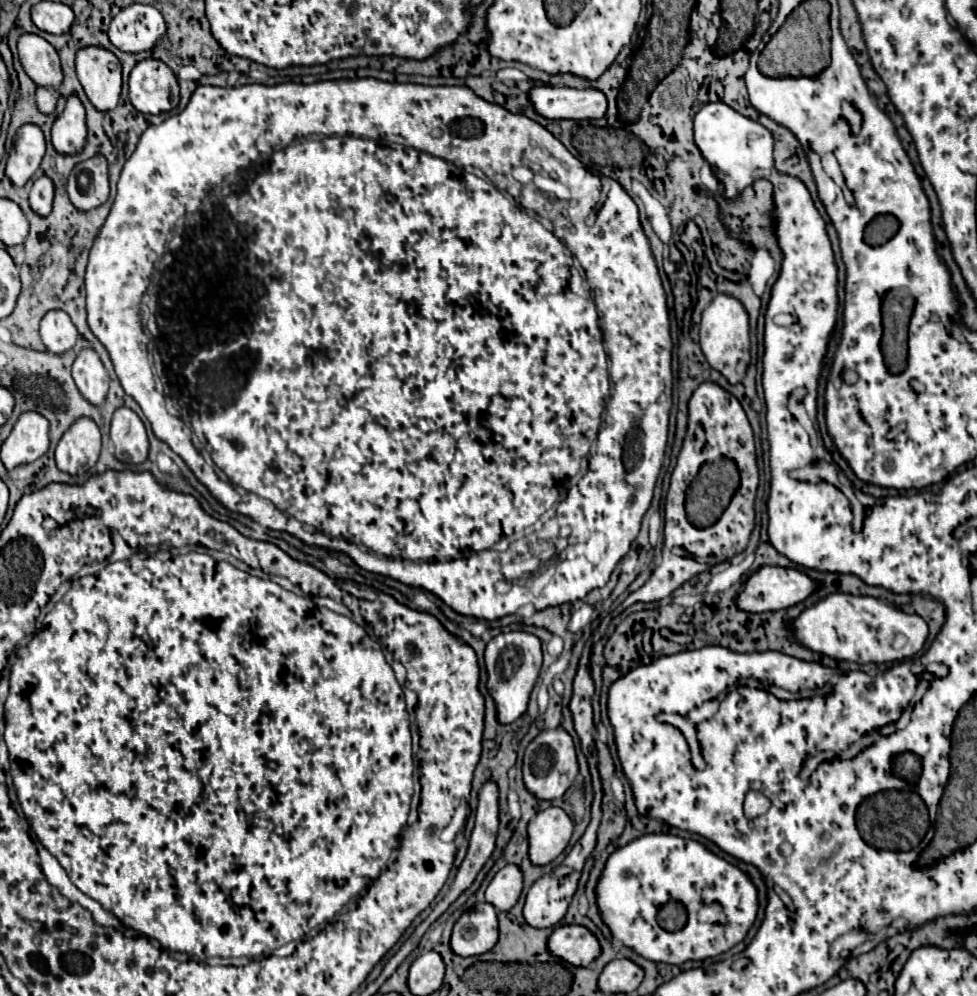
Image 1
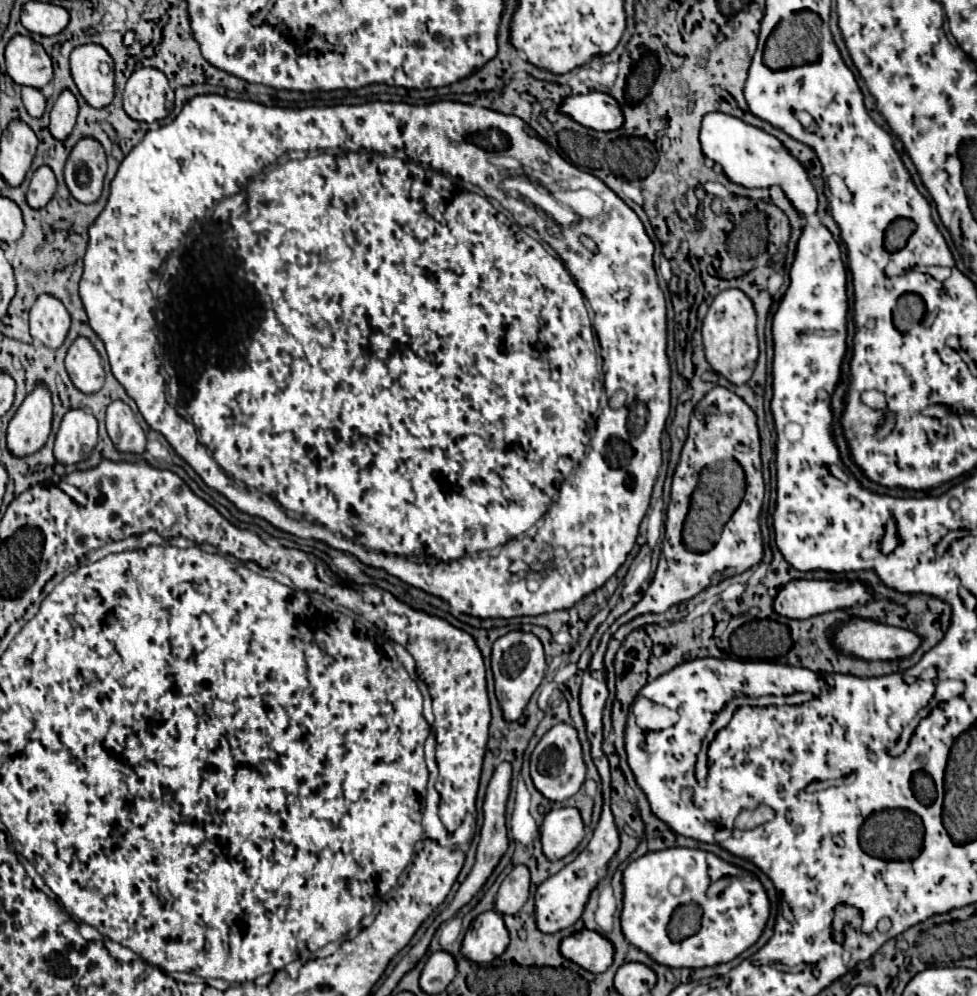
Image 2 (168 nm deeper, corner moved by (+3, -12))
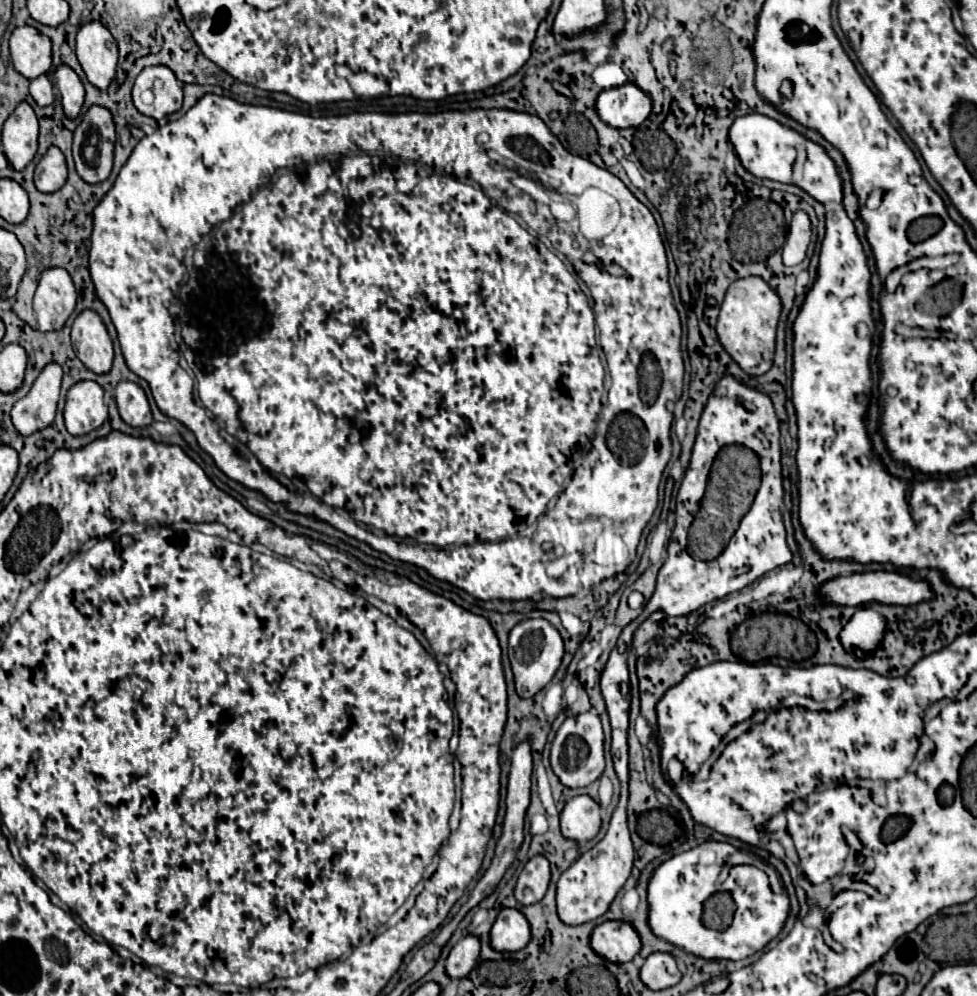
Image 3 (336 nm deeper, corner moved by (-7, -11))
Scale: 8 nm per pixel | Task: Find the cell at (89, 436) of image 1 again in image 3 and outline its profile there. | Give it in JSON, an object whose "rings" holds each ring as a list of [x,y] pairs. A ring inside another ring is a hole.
{"rings":[[[79,381],[67,391],[65,425],[73,435],[85,435],[97,429],[107,419],[103,387],[95,381]]]}

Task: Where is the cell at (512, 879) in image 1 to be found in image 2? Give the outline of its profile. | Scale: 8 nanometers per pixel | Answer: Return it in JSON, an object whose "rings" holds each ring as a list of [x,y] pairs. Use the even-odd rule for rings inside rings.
{"rings":[[[515,866],[499,886],[495,896],[495,912],[517,914],[529,898],[529,870],[525,866]]]}

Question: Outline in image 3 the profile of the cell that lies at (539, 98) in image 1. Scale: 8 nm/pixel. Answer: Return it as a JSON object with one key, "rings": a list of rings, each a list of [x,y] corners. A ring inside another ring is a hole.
{"rings":[[[635,83],[601,91],[597,99],[599,117],[617,129],[639,127],[651,115],[651,107],[653,101],[649,93],[639,89]]]}

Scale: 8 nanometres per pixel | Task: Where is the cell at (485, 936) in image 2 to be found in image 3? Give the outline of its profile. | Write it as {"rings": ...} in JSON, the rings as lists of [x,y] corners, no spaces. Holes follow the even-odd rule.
{"rings":[[[501,909],[491,929],[491,945],[497,951],[519,951],[531,939],[531,927],[519,909]]]}

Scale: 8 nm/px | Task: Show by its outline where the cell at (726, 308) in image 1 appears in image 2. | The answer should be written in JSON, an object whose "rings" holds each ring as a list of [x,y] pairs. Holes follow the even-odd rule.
{"rings":[[[725,290],[717,294],[703,320],[701,332],[703,332],[705,358],[711,364],[711,368],[735,386],[745,384],[751,378],[759,356],[757,334],[755,334],[755,310],[751,300],[741,290]]]}

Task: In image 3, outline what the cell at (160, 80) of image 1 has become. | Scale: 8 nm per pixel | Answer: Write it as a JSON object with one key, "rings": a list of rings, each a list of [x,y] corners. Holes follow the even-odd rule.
{"rings":[[[145,67],[135,79],[133,103],[143,115],[163,119],[181,109],[183,91],[169,67]]]}

